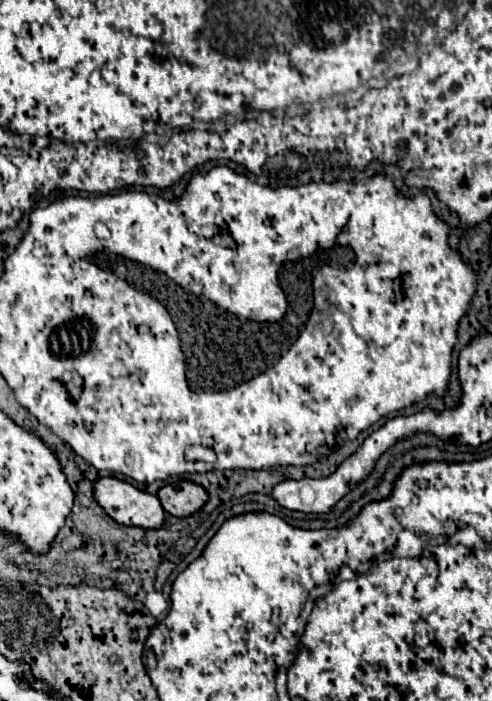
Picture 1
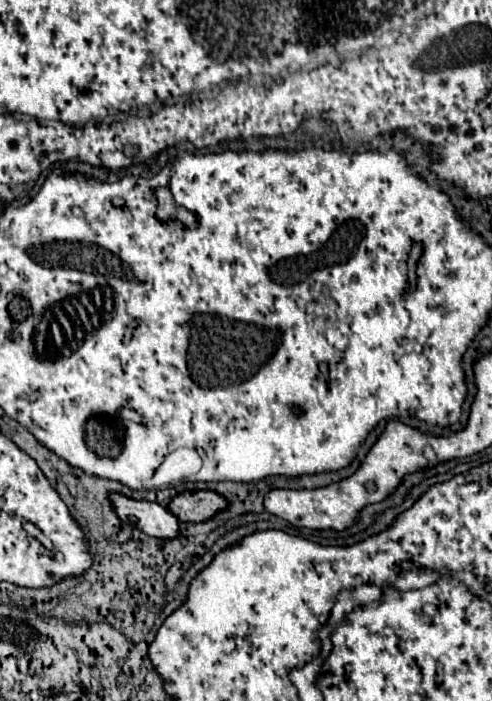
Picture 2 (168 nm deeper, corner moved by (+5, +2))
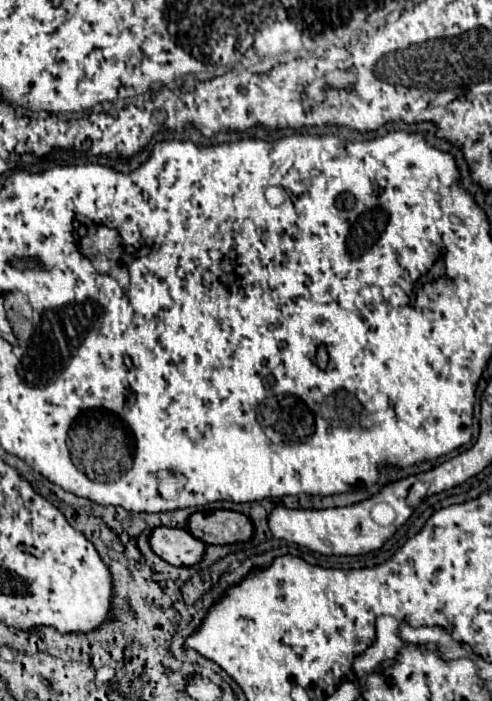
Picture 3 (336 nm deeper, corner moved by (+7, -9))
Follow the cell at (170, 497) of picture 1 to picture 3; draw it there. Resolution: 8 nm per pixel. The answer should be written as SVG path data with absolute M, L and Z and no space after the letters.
M219 509L211 513L193 513L189 517L189 531L207 545L231 545L251 541L253 523L243 513Z

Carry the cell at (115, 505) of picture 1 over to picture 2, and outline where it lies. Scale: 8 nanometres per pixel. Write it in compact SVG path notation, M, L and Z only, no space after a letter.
M109 492L109 500L113 504L115 514L123 520L139 528L141 532L155 538L175 538L179 530L179 520L157 502L133 500L121 492Z

